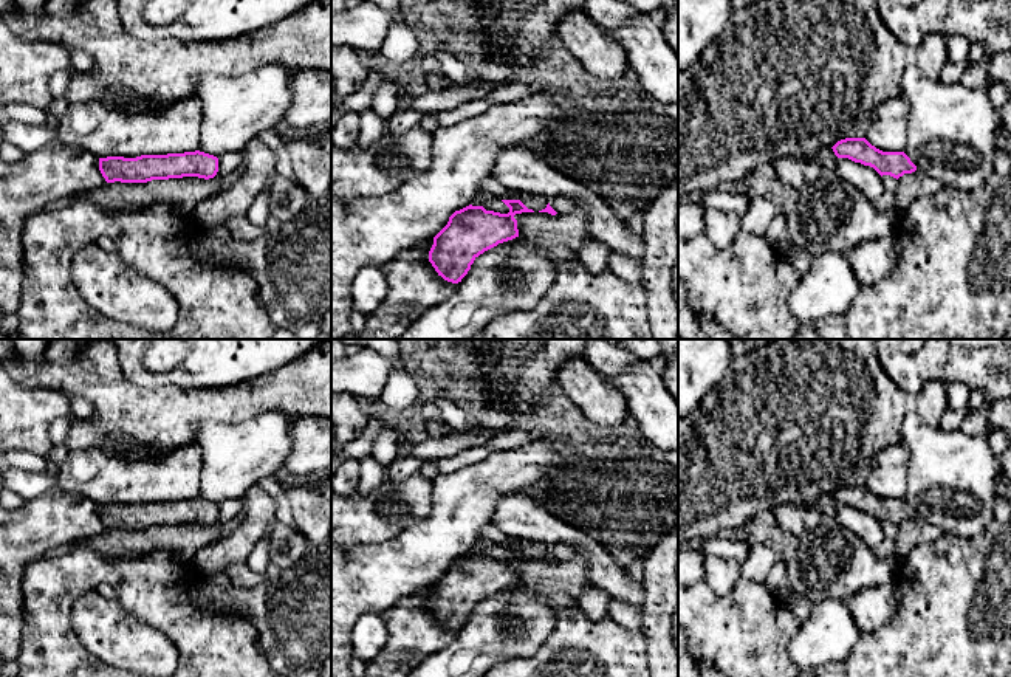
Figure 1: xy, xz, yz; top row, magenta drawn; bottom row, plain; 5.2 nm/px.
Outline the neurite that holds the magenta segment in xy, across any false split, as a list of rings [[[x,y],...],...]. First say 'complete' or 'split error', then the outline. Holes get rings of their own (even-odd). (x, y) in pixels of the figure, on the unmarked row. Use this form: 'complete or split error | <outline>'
complete | [[[200,497],[167,502],[141,502],[136,505],[99,505],[99,517],[107,530],[147,530],[183,524],[214,525],[218,505]]]

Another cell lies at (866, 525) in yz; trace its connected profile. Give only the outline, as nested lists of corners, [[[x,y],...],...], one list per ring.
[[[838,505],[836,521],[858,534],[873,550],[882,541],[882,524],[870,513],[855,510],[848,505]]]

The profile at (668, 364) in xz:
[[[678,347],[658,361],[663,381],[678,403]]]

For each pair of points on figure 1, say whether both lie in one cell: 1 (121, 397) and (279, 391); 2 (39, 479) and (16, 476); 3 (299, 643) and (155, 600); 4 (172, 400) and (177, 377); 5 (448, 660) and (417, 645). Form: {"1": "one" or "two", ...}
{"1": "one", "2": "one", "3": "two", "4": "two", "5": "two"}

